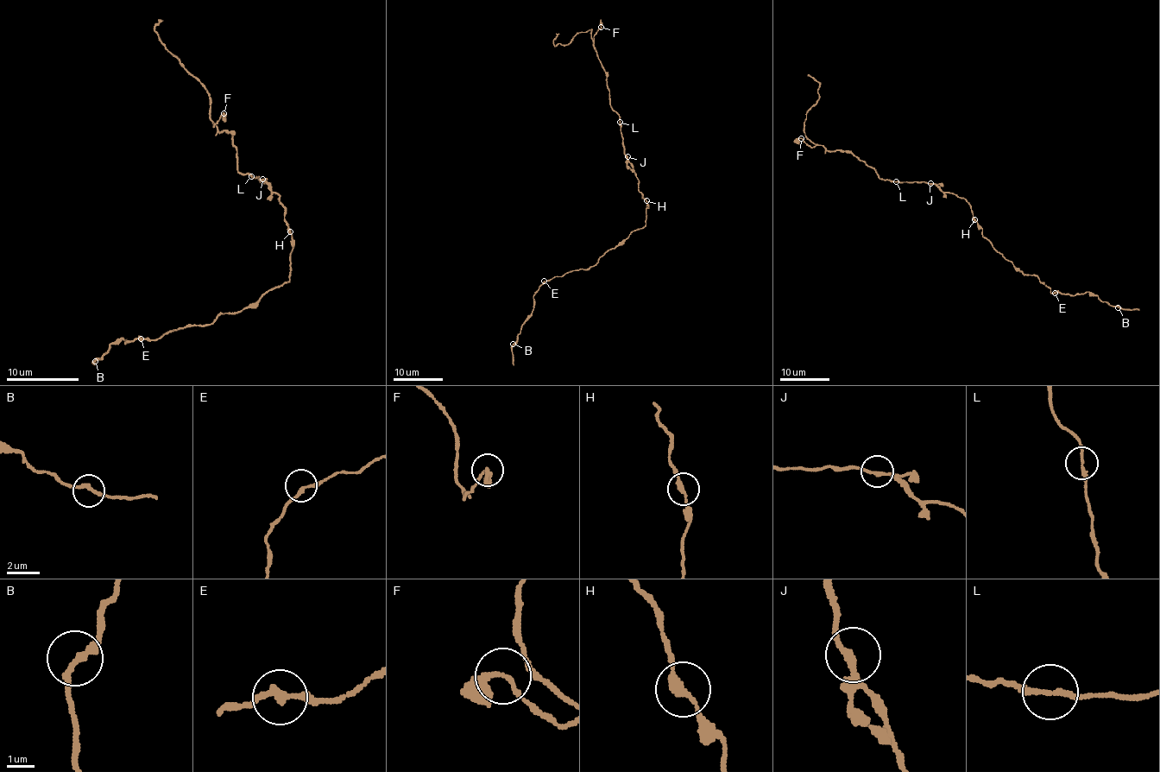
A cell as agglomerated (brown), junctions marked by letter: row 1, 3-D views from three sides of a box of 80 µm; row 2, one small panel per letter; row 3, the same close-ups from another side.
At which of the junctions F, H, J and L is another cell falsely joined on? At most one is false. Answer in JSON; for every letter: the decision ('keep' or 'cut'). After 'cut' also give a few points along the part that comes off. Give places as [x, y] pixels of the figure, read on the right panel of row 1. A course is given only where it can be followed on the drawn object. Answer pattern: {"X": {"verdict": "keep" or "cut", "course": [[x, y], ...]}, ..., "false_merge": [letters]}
{"F": {"verdict": "keep"}, "H": {"verdict": "keep"}, "J": {"verdict": "keep"}, "L": {"verdict": "keep"}, "false_merge": []}

